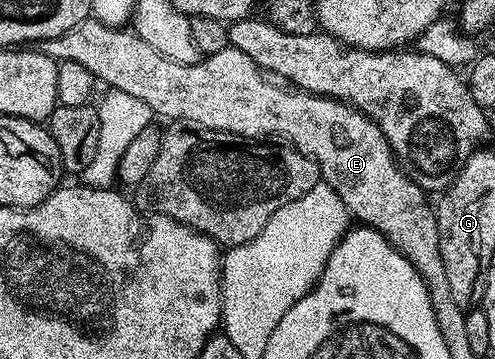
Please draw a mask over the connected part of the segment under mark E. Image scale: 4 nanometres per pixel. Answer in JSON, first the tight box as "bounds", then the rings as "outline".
{"bounds":[39,17,460,343],"outline":[[[92,17],[79,21],[75,29],[67,29],[67,33],[59,37],[41,40],[39,49],[58,63],[75,61],[83,65],[83,69],[87,69],[87,73],[91,73],[98,84],[106,83],[106,88],[131,93],[131,97],[147,101],[154,116],[161,118],[162,115],[165,121],[192,123],[194,127],[226,131],[248,139],[280,137],[298,147],[308,159],[317,162],[322,180],[340,197],[350,216],[383,233],[394,249],[411,261],[411,265],[427,285],[431,309],[435,309],[435,325],[439,325],[444,343],[451,343],[451,315],[455,315],[460,306],[455,305],[455,297],[451,297],[443,253],[439,253],[437,212],[430,196],[415,181],[411,181],[411,177],[407,177],[407,173],[397,164],[387,137],[383,137],[383,129],[379,129],[379,125],[371,121],[371,117],[367,117],[350,103],[329,99],[326,95],[313,95],[310,91],[290,89],[288,86],[276,87],[272,83],[274,80],[257,67],[255,61],[247,57],[247,53],[234,47],[219,49],[219,53],[198,58],[195,63],[176,63],[155,53],[155,49],[151,49],[147,41],[140,39],[136,31],[108,27]]]}

